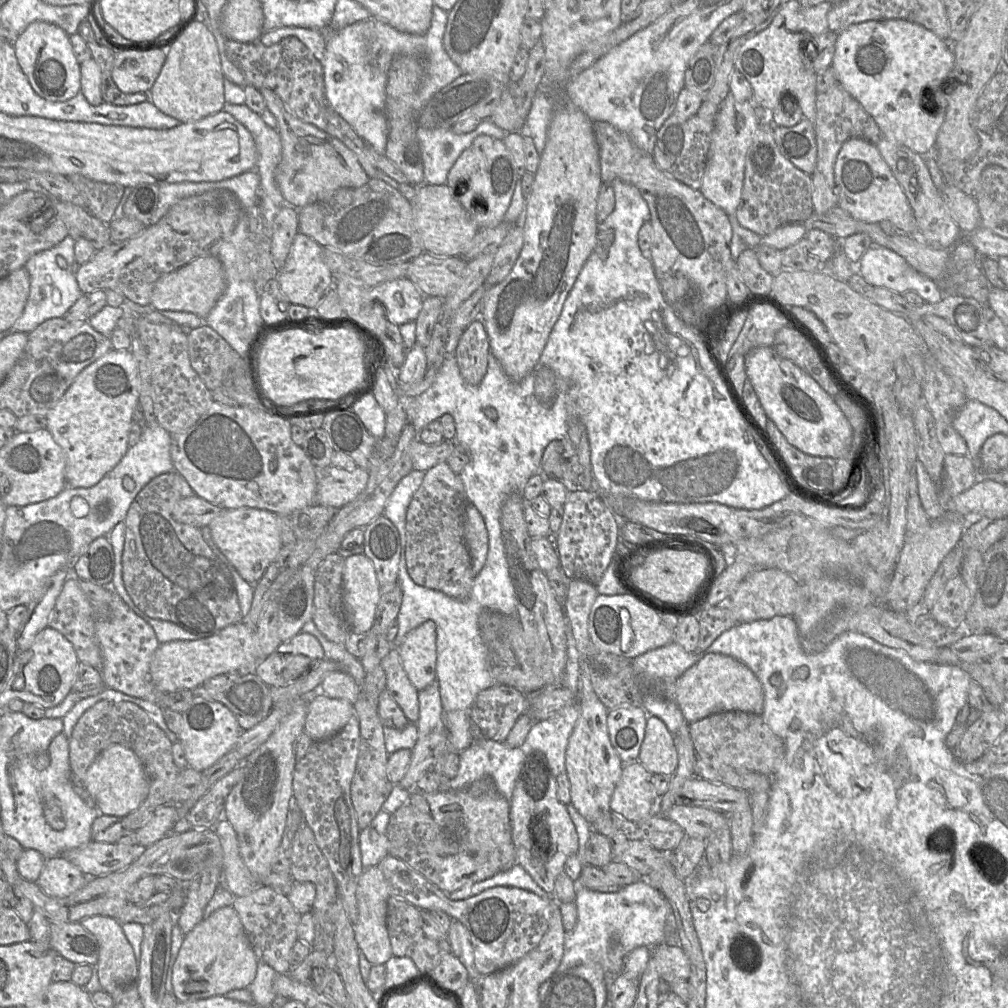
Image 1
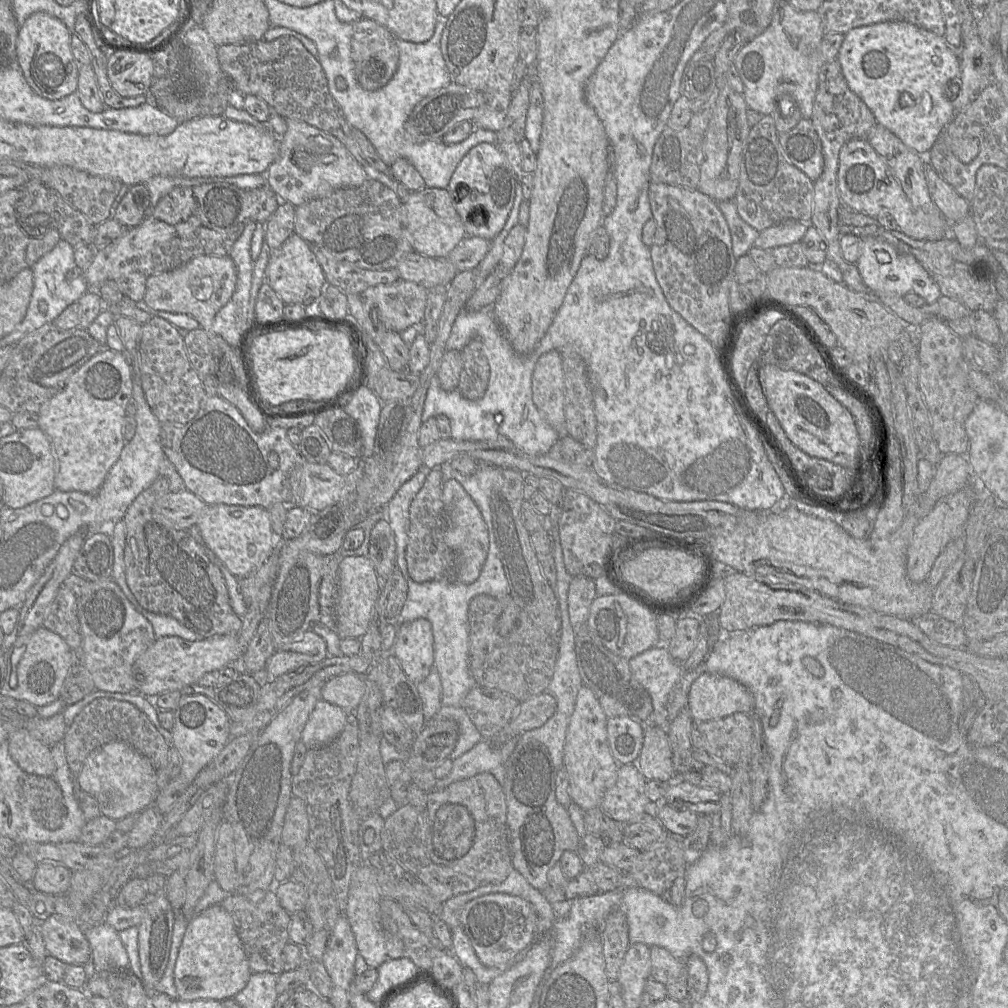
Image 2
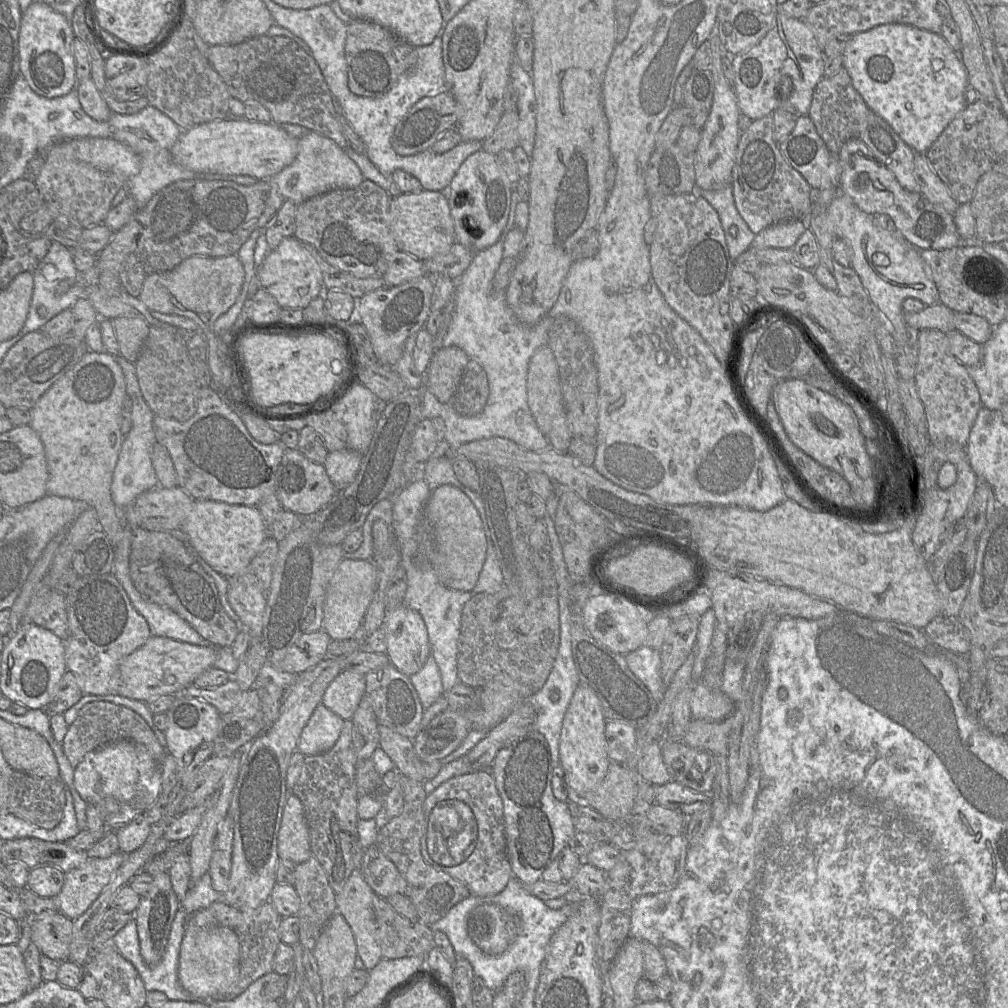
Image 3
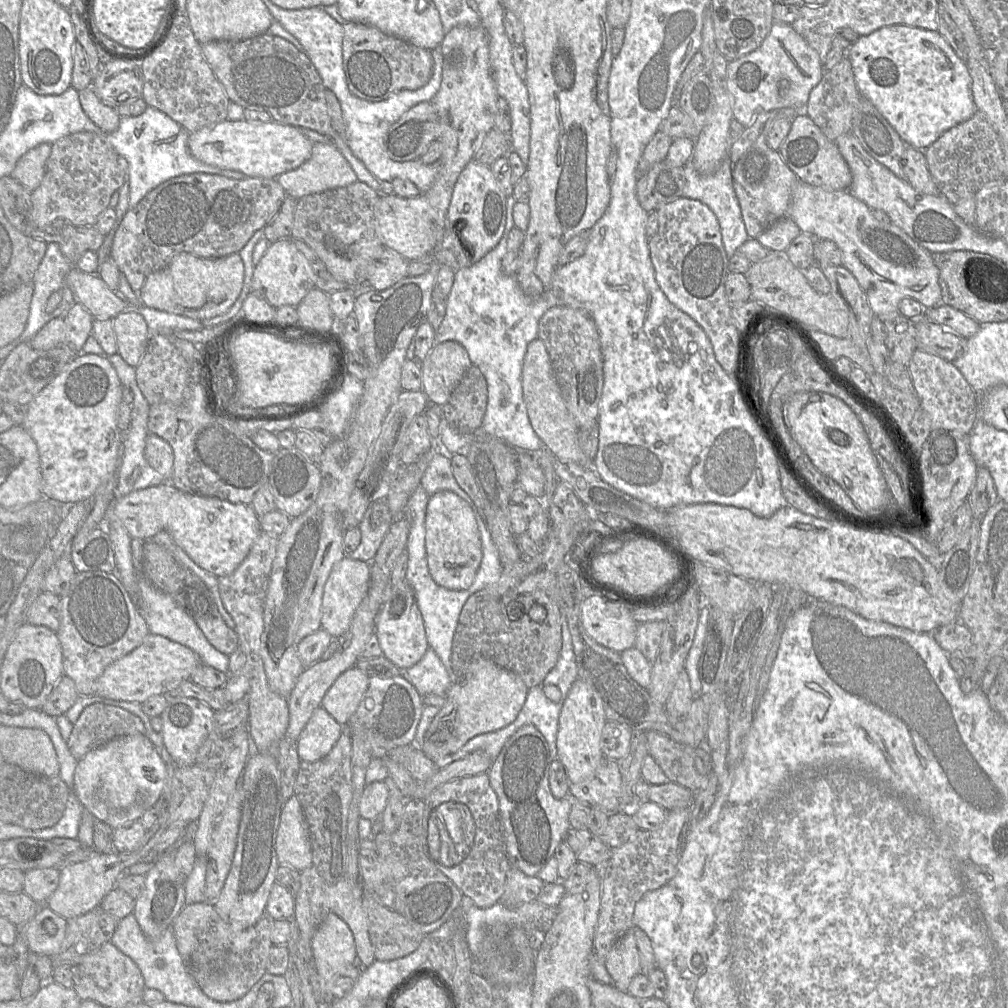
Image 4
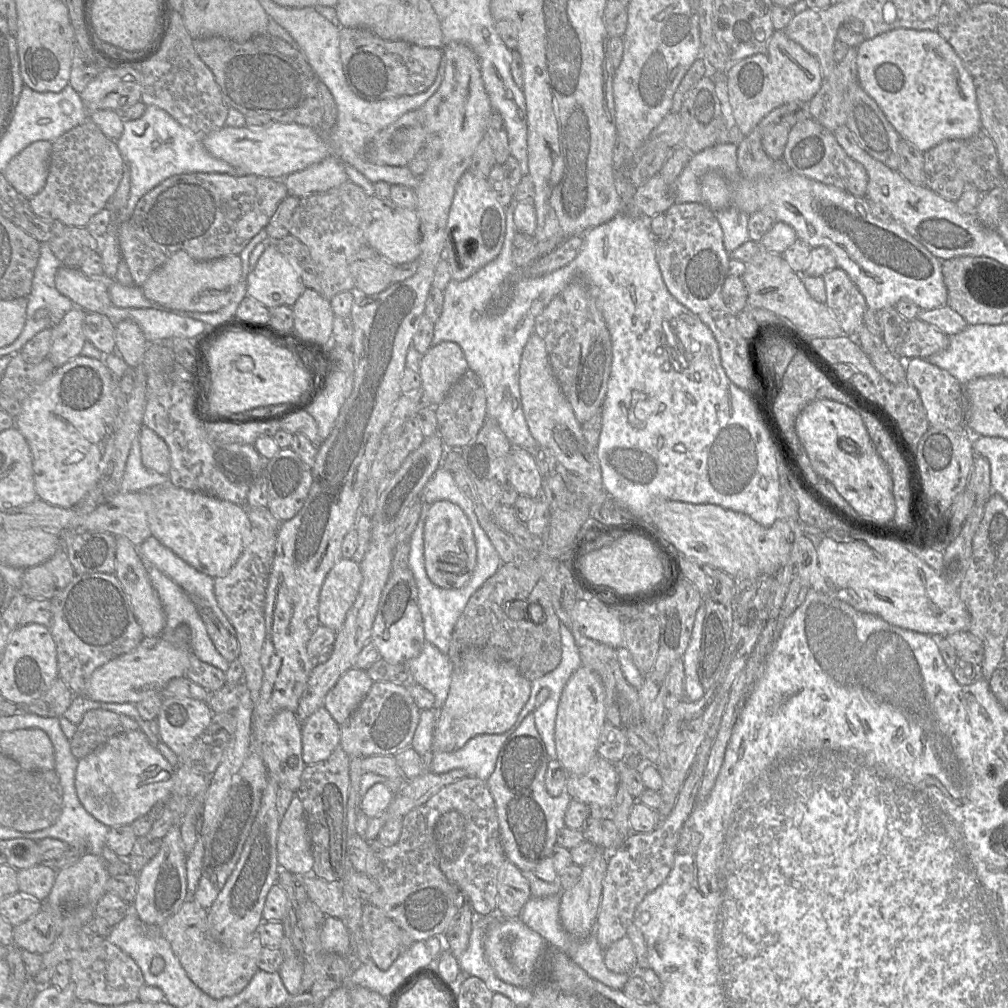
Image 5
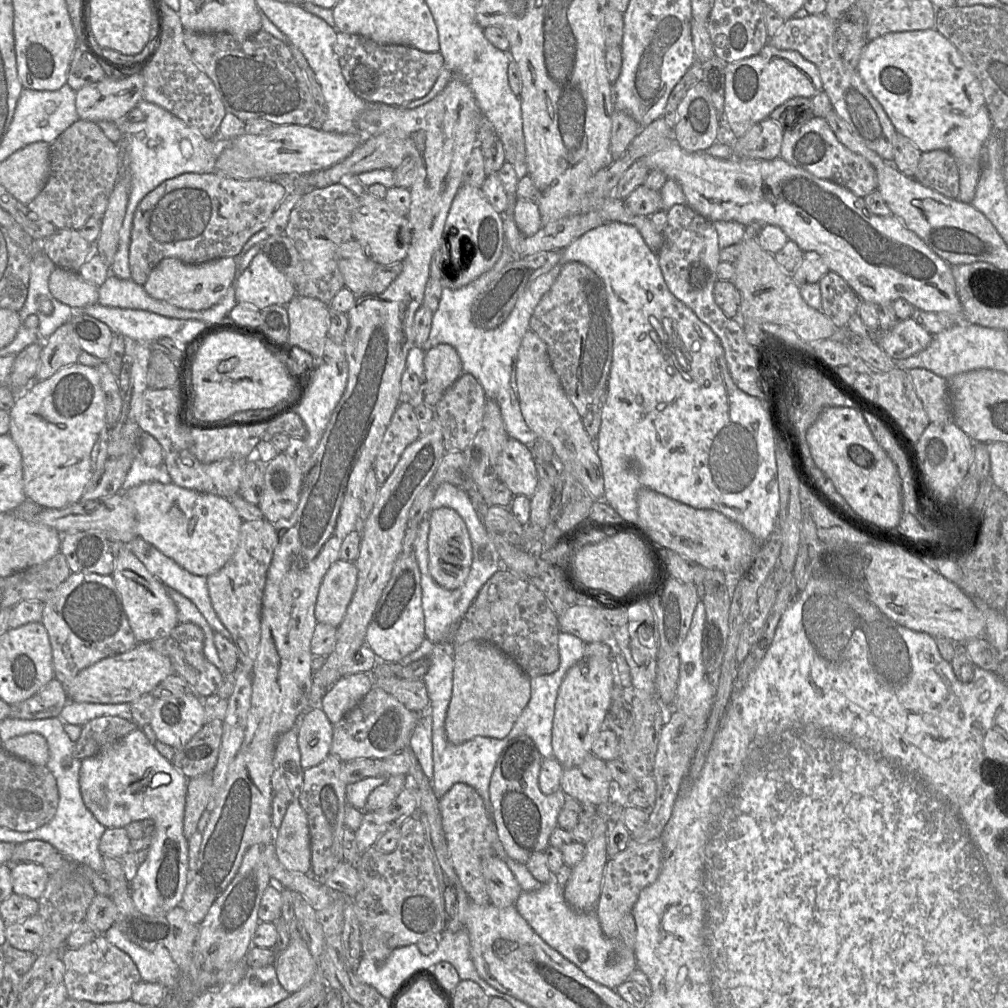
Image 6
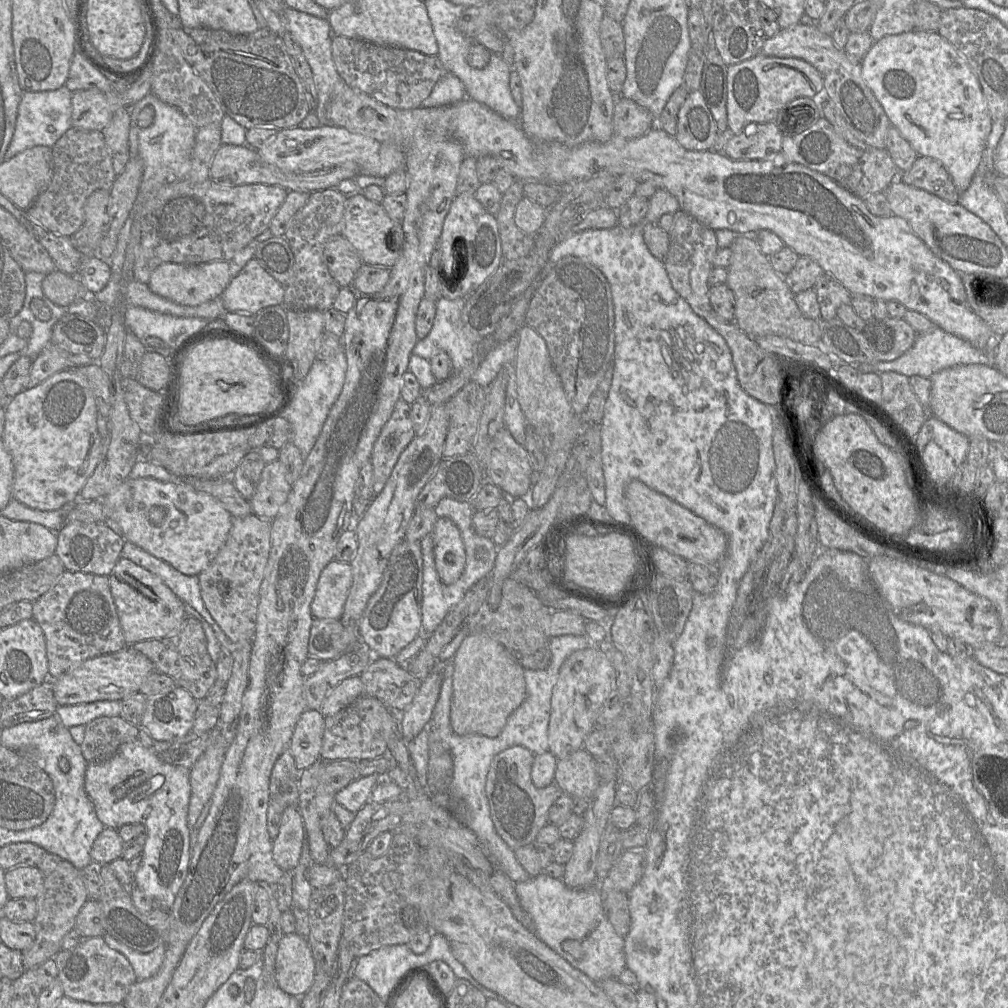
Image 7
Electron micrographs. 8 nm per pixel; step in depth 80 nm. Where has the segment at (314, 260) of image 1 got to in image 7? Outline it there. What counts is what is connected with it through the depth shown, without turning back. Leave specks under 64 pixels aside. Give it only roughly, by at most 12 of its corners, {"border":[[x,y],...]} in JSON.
{"border":[[253,257],[222,293],[225,311],[282,305],[285,286]]}

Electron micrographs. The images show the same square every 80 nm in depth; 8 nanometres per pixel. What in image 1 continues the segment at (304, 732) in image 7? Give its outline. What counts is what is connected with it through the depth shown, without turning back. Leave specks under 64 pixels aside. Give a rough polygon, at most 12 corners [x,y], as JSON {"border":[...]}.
{"border":[[323,694],[309,702],[304,732],[315,742],[347,724],[354,706]]}

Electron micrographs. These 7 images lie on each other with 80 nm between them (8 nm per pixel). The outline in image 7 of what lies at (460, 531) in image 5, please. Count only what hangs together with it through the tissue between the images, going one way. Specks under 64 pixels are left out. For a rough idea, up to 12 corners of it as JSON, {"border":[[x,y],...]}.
{"border":[[438,517],[431,534],[437,573],[452,584],[465,566],[461,533]]}

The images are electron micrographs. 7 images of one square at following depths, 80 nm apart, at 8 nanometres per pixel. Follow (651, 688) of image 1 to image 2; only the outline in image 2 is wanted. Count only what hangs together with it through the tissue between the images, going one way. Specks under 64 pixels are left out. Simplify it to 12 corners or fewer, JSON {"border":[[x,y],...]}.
{"border":[[726,676],[691,685],[693,722],[754,715],[753,694]]}

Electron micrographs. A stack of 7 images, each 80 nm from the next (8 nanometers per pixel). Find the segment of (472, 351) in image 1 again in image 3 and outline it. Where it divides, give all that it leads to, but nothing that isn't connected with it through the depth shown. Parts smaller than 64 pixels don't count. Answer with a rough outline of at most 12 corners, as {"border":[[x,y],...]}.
{"border":[[469,360],[448,402],[461,416],[480,414],[489,396],[486,371]]}

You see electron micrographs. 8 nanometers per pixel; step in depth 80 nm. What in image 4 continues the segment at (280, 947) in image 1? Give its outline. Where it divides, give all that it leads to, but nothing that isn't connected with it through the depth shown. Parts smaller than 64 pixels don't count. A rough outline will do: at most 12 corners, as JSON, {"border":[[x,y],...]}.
{"border":[[213,903],[171,929],[203,993],[241,998],[266,973],[274,921],[243,926]]}

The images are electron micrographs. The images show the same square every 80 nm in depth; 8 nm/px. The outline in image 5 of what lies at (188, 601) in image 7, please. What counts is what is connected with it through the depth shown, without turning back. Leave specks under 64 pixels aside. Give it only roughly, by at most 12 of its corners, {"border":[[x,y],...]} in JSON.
{"border":[[154,536],[137,548],[191,598],[203,599],[226,630],[214,578],[190,566]]}

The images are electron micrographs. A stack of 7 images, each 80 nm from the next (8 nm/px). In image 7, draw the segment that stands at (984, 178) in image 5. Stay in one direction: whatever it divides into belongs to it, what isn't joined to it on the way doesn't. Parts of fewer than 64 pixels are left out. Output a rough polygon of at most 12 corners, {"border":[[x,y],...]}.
{"border":[[918,155],[897,179],[958,203],[960,194],[940,161]]}

